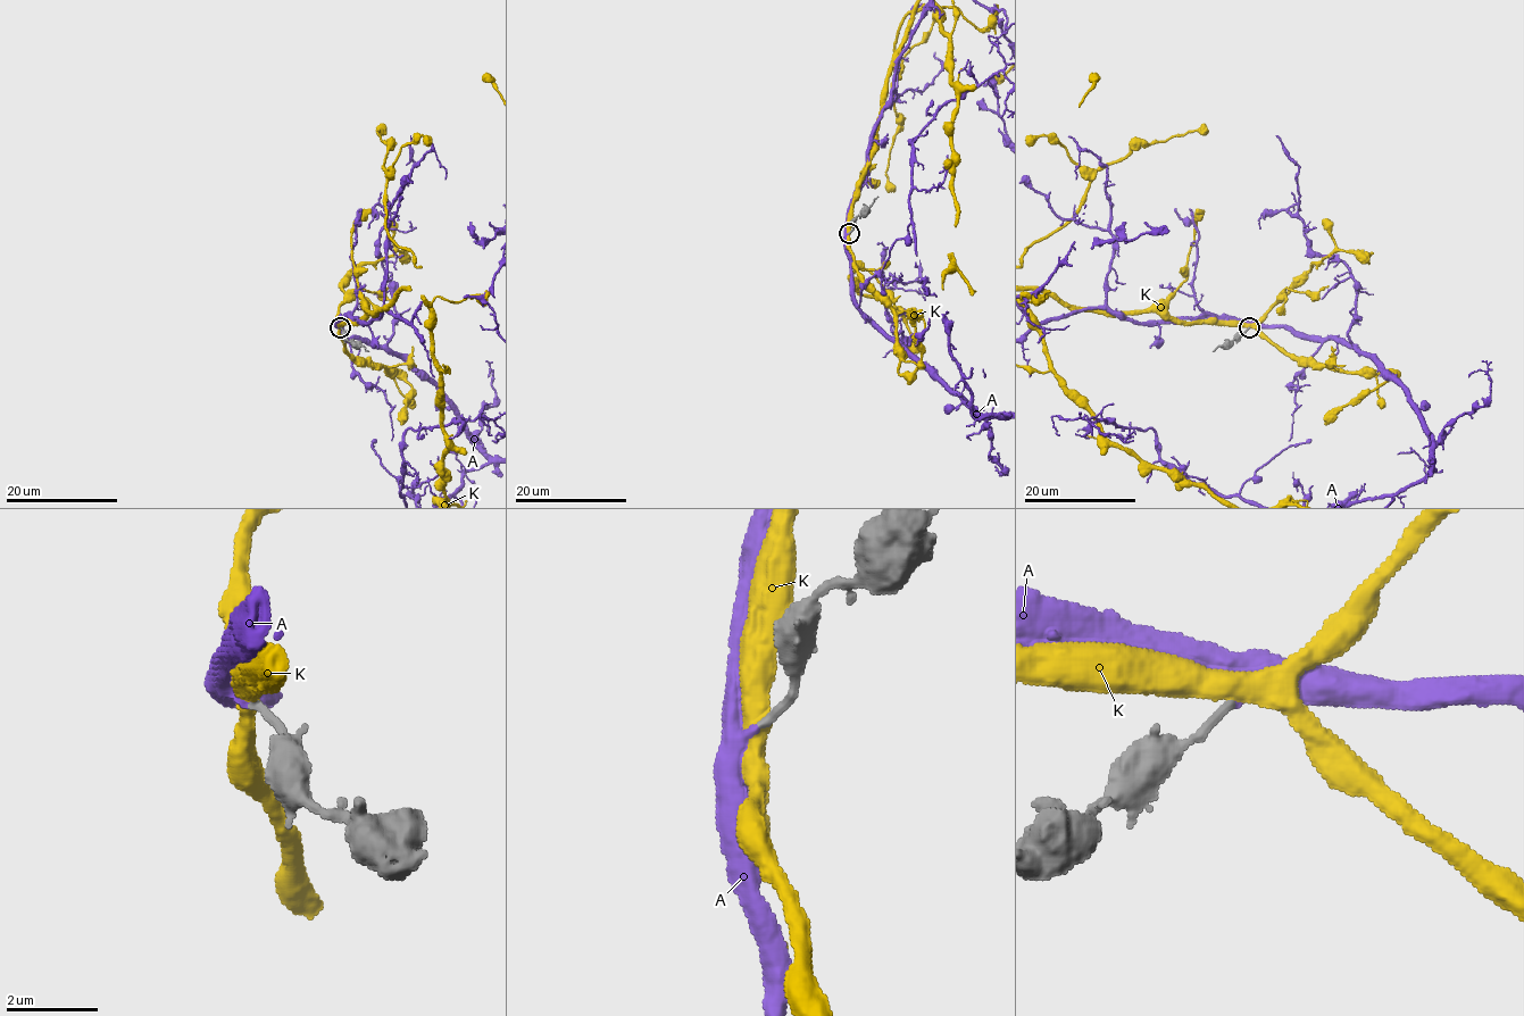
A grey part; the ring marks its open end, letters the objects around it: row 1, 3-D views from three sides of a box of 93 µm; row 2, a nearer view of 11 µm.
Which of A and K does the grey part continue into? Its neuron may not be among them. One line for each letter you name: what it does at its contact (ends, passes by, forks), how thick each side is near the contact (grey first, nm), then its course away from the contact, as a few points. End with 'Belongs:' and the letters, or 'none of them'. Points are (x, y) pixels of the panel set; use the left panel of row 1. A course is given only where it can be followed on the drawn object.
A: it ends there; 170 nm thick on the grey side, 360 nm on the other
Belongs: A

